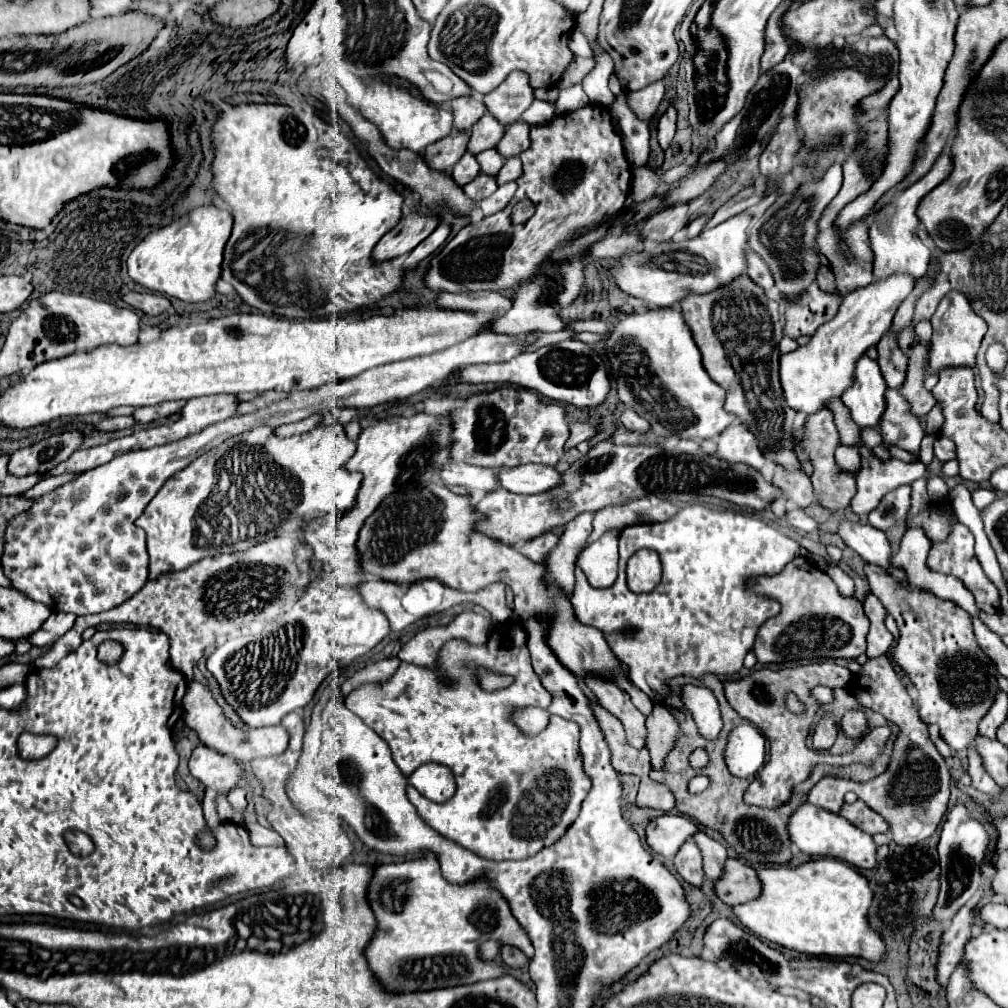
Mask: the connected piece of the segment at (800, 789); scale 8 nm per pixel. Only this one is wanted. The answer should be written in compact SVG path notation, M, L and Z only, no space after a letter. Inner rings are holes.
M706 676L702 680L692 680L692 678L676 678L672 682L672 690L676 690L674 696L670 696L664 706L678 718L680 722L680 734L682 734L682 742L678 742L676 750L670 752L670 758L666 758L666 770L652 770L650 772L650 778L654 782L660 782L664 786L670 788L670 792L674 794L676 798L676 810L682 812L684 816L688 818L694 818L698 824L704 824L708 828L714 828L718 830L726 842L738 852L740 858L748 860L750 864L788 864L792 860L792 850L788 846L790 842L790 836L788 836L788 820L790 816L794 814L796 808L800 808L804 802L806 802L806 794L812 790L812 786L826 778L826 776L834 776L834 778L846 778L846 780L854 780L854 782L866 782L866 780L872 780L874 776L878 776L880 772L884 772L888 760L886 756L882 756L876 764L872 766L862 766L862 764L854 764L854 766L844 766L844 768L838 768L838 766L814 766L810 778L806 782L802 782L802 786L796 786L794 788L794 794L790 798L790 802L786 802L786 806L780 806L778 810L762 810L758 806L748 806L744 800L742 800L742 790L746 790L748 786L748 780L746 778L736 778L728 772L728 766L724 762L724 748L726 748L726 742L728 742L728 734L730 730L734 730L742 718L738 716L738 712L728 704L726 696L724 696L724 686L722 682L716 678L716 676ZM682 684L694 684L694 686L706 686L714 692L714 696L718 698L720 702L720 714L722 714L722 730L718 734L718 738L714 740L706 740L702 738L702 734L698 732L692 716L688 714L688 710L682 706L682 698L680 698L680 686ZM696 748L702 748L708 752L708 764L702 768L702 770L694 770L688 762L688 756L696 750ZM698 772L704 772L708 778L710 778L710 786L702 792L702 794L690 794L688 792L688 780L692 776L696 776Z

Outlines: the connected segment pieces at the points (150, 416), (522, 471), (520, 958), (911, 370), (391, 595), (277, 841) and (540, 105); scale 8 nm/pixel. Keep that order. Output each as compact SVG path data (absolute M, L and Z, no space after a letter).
M142 408L142 410L134 410L134 420L136 422L156 422L158 416L158 408Z
M522 464L514 468L498 468L498 482L514 494L540 494L558 484L560 474L546 464Z
M502 946L502 956L504 956L504 962L508 966L524 966L526 962L526 956L520 952L520 950L512 950L514 946Z
M930 320L918 322L912 328L912 334L914 334L914 350L910 348L906 380L898 390L904 396L904 400L910 404L910 412L916 418L922 418L936 404L932 392L928 392L924 388L926 368L928 368L928 364L926 364L926 360L928 360L928 344L930 344L930 336L932 336Z
M364 582L362 584L362 598L366 598L368 606L374 608L382 608L384 614L390 620L390 628L392 632L404 630L408 624L412 624L416 618L412 614L408 614L402 608L402 596L406 594L404 584L396 584L396 582Z
M258 822L246 824L246 830L248 830L250 842L254 846L284 846L284 840L282 840L282 836L276 830L264 828Z
M534 100L532 106L522 114L522 120L534 126L534 124L546 124L556 116L556 107L552 102Z

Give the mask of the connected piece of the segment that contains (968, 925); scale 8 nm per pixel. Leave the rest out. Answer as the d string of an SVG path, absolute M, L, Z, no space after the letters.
M966 904L958 910L958 914L952 918L948 930L942 936L940 958L938 958L938 980L942 986L948 984L954 966L958 966L958 962L964 956L964 946L972 936L974 920L976 920L976 910Z

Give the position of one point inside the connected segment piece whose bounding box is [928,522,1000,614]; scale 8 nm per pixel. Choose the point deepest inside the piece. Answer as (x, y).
(956, 557)

